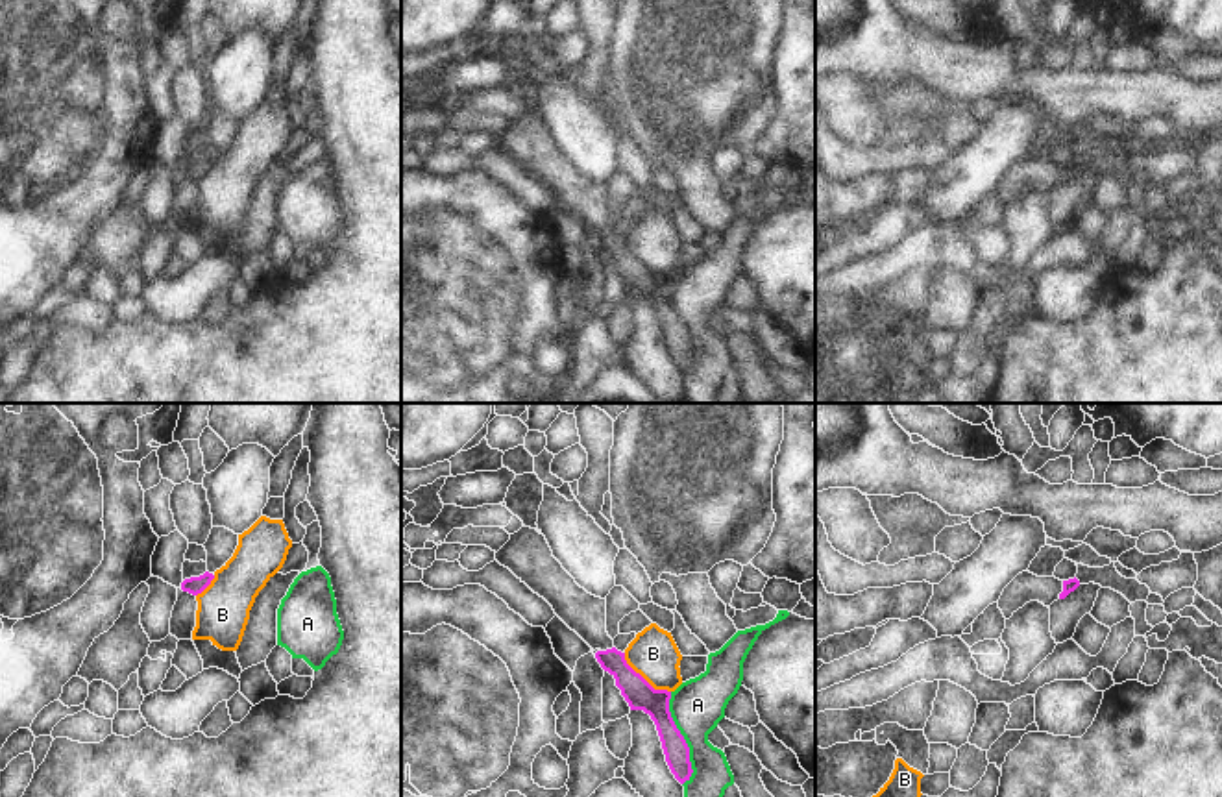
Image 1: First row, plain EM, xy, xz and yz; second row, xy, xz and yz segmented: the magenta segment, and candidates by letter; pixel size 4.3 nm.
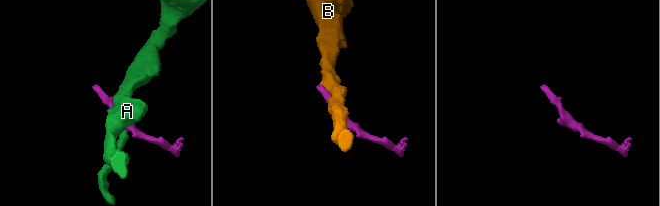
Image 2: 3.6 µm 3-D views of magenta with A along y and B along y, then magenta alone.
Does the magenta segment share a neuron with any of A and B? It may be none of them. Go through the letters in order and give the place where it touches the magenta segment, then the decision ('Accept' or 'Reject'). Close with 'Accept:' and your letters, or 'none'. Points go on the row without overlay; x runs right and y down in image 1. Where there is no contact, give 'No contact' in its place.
A: Touches magenta at xz (683, 324). Reject
B: Touches magenta at xz (642, 263). Reject
Accept: none

